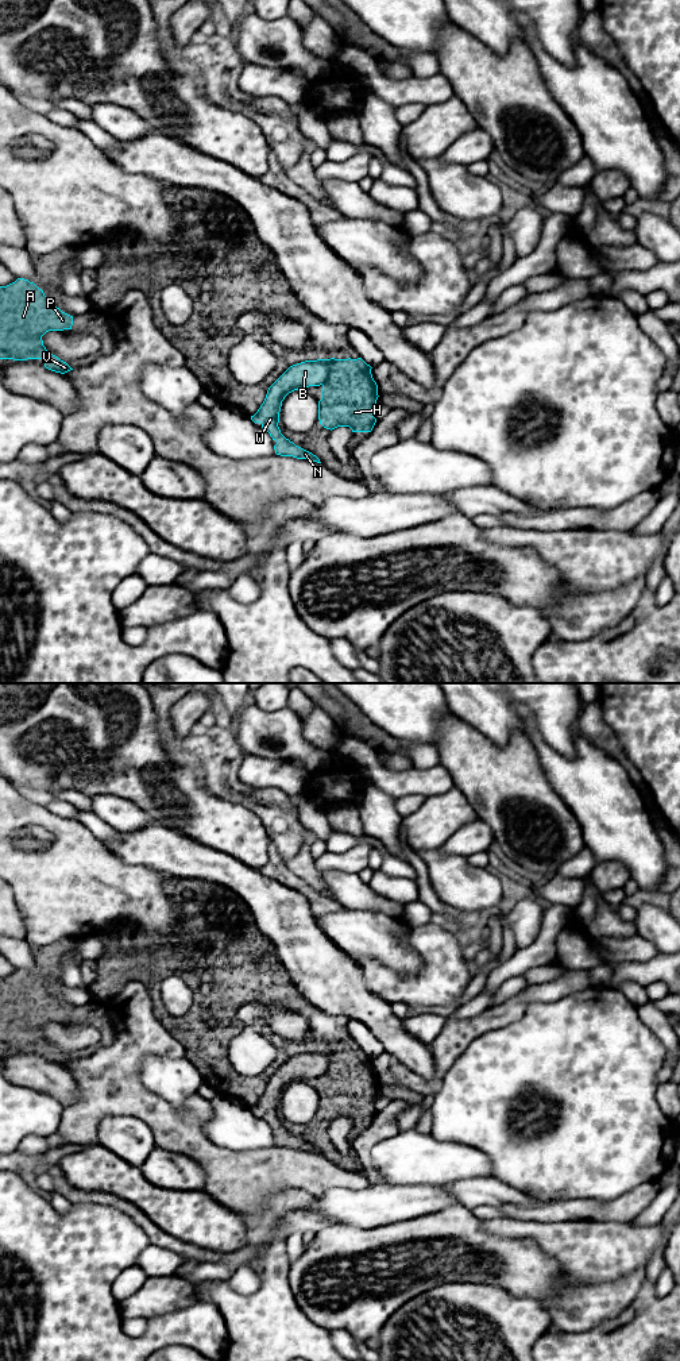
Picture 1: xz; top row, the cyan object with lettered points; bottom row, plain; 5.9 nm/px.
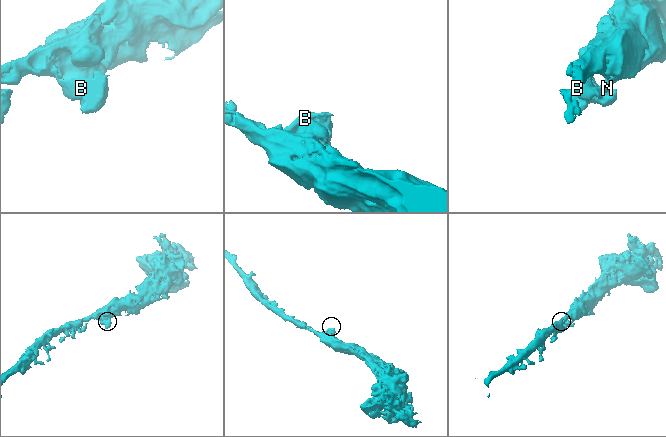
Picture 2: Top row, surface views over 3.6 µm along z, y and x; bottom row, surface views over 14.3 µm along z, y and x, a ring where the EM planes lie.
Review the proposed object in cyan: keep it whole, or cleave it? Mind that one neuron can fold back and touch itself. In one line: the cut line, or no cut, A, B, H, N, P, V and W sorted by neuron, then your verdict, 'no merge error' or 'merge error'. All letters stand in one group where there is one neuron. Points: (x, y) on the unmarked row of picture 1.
cut in xz along (317, 1051), (324, 1052), (329, 1057), (329, 1067), (321, 1075); A B N P V W / H; merge error

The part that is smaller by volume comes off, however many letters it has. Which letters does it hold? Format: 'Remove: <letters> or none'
Remove: H

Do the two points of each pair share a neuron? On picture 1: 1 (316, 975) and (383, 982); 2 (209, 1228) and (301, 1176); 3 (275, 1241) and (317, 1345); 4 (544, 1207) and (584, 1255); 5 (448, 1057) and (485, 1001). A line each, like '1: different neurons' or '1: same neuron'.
1: different neurons
2: different neurons
3: same neuron
4: different neurons
5: different neurons

